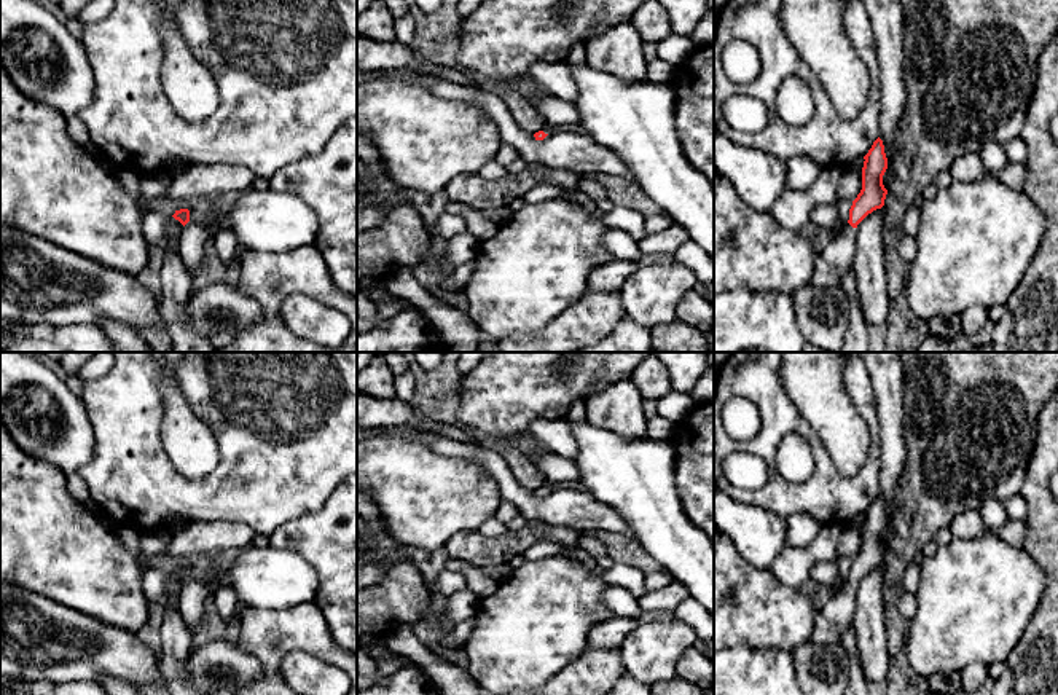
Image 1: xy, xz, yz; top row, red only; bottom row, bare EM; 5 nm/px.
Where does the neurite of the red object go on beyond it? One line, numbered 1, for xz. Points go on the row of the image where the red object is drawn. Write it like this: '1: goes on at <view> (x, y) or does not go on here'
1: goes on at xz (548, 129)

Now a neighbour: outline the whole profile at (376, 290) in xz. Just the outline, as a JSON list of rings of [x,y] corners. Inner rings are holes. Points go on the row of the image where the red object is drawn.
[[[360,276],[357,279],[357,290],[374,300],[376,303],[379,301],[394,301],[400,306],[402,311],[414,308],[408,300],[394,296],[386,284],[378,282],[368,276]]]

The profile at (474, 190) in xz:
[[[527,164],[518,174],[508,174],[497,180],[486,180],[480,174],[457,175],[446,185],[448,199],[488,210],[507,207],[521,199],[537,185],[559,187],[566,196],[582,199],[578,194],[580,177],[567,169],[550,169],[542,164]]]

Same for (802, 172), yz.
[[[805,155],[794,156],[786,161],[787,179],[786,190],[801,191],[808,190],[821,175],[822,167]]]

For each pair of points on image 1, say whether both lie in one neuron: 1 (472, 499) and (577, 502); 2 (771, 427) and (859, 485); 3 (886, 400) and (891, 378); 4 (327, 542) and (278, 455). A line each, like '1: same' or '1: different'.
1: different
2: same
3: same
4: different

